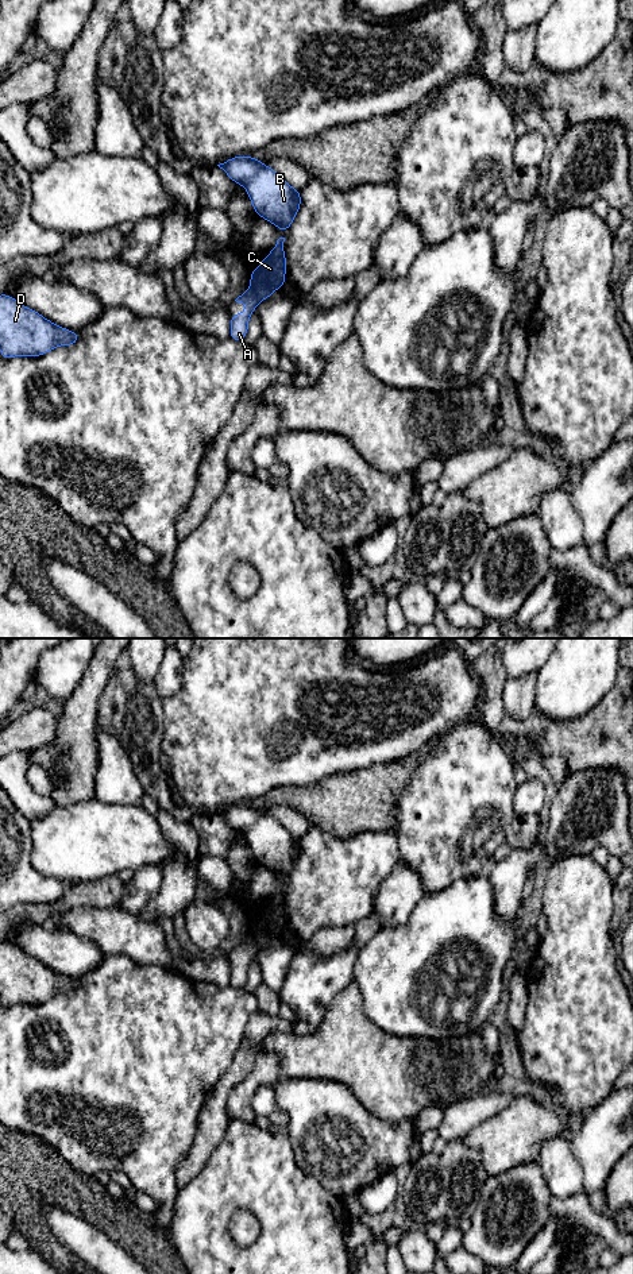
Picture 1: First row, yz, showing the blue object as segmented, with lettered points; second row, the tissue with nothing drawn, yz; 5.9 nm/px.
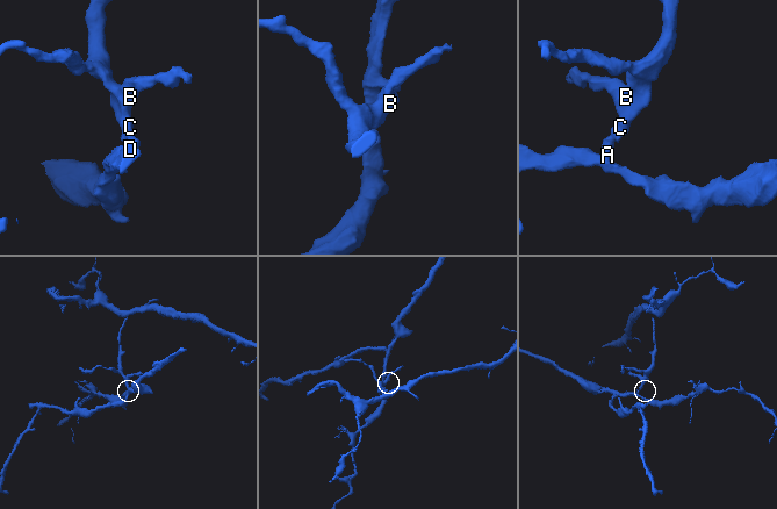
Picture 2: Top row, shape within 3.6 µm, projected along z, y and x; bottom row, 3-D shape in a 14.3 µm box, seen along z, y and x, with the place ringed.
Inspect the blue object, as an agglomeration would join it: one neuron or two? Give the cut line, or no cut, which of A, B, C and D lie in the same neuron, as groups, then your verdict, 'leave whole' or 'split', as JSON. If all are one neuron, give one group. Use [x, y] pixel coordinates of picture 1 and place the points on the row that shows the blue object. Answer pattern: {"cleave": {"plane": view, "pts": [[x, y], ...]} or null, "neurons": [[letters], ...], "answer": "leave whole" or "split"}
{"cleave": {"plane": "yz", "pts": [[250, 288], [259, 300]]}, "neurons": [["A", "D"], ["B", "C"]], "answer": "split"}

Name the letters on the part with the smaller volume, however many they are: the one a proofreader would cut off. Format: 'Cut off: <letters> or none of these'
Cut off: B, C

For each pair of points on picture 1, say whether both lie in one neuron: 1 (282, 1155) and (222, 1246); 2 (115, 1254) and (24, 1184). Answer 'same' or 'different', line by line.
1: same
2: different

